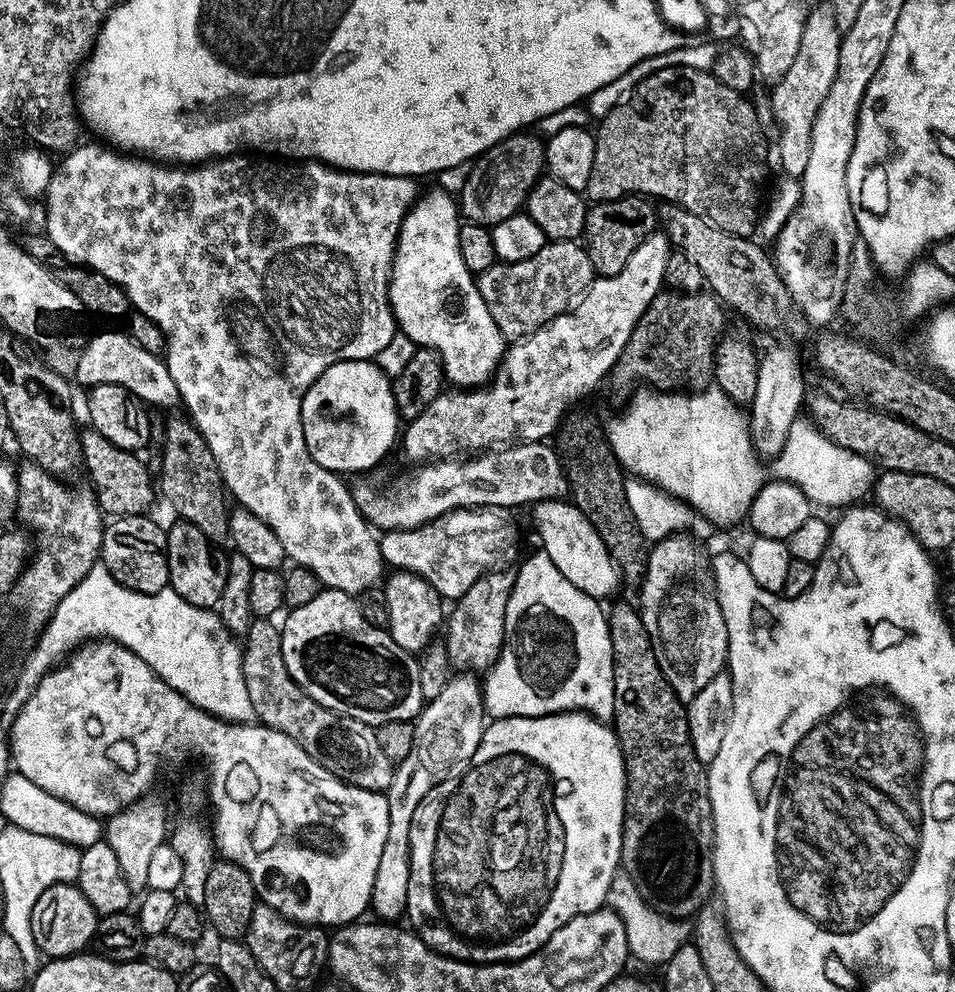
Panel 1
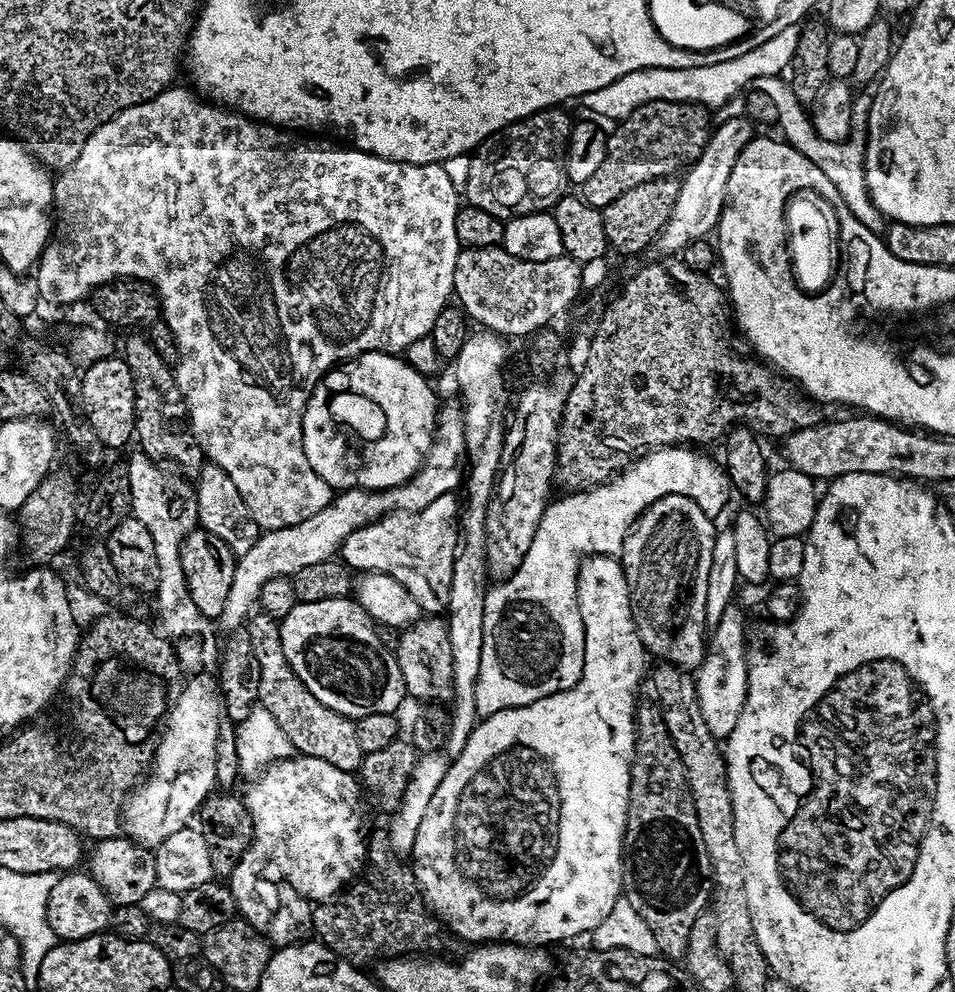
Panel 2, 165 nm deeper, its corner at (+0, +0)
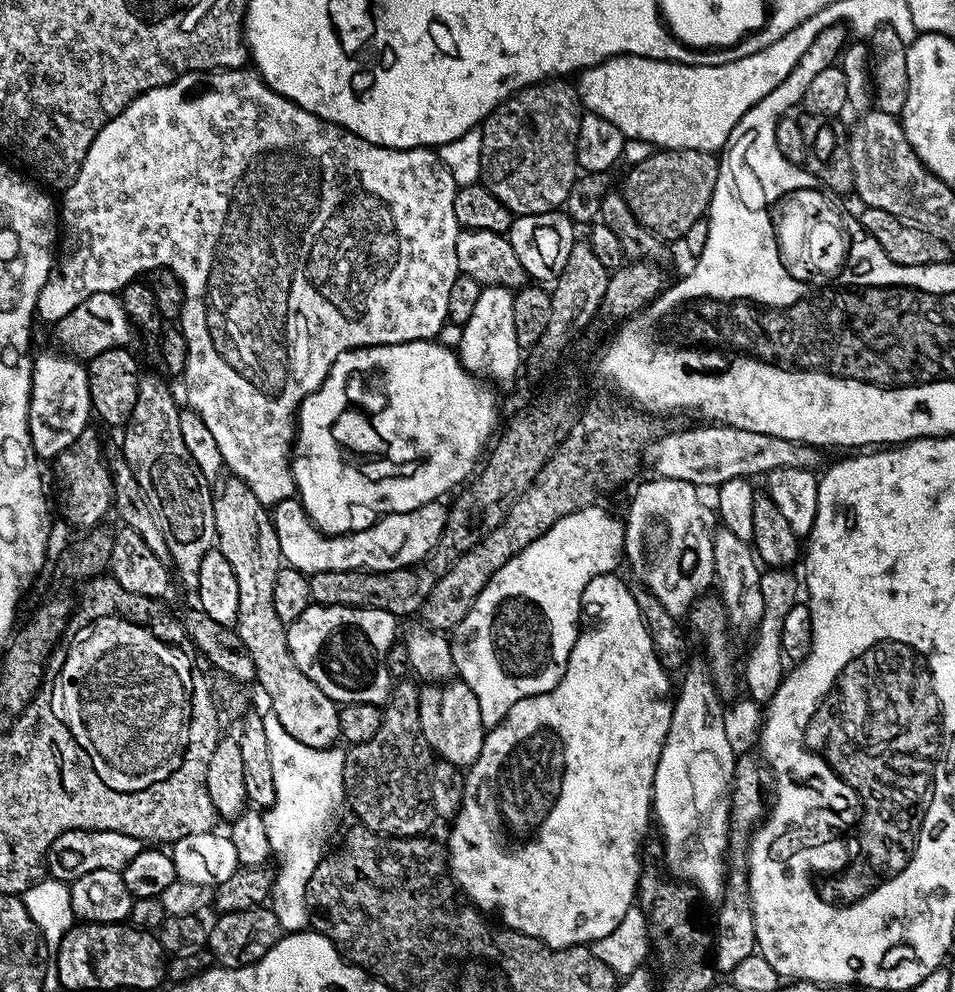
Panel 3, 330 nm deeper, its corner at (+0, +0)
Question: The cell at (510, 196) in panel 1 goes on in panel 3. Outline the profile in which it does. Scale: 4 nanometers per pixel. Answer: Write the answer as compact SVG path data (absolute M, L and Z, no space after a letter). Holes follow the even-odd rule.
M564 78L545 80L542 84L532 84L521 92L515 92L508 100L503 100L488 115L482 127L482 170L480 183L512 212L513 217L538 215L563 209L570 190L578 178L576 166L576 143L582 105L576 93L576 84Z

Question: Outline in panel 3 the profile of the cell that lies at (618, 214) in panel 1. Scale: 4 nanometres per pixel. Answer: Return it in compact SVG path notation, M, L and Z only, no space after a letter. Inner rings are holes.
M685 148L653 151L653 156L640 160L628 172L622 195L626 206L634 210L634 218L665 242L683 241L686 230L694 222L705 219L714 198L720 161L717 153Z

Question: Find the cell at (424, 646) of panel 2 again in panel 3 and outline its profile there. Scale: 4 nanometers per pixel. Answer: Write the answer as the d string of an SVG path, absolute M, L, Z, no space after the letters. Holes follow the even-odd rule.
M452 678L439 684L425 683L423 687L419 689L418 718L422 722L422 734L428 747L443 763L453 764L465 770L471 768L478 754L482 754L482 742L486 735L482 710L478 710L478 698L474 698L474 690L470 690L470 686L466 686L459 678Z

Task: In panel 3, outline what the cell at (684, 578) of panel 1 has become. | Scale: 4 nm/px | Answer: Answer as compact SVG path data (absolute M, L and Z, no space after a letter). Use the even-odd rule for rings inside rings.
M651 479L633 494L628 504L623 555L632 566L635 579L641 580L670 614L680 618L699 596L713 587L716 579L712 541L714 512L709 505L709 509L704 505L701 489L696 485Z

